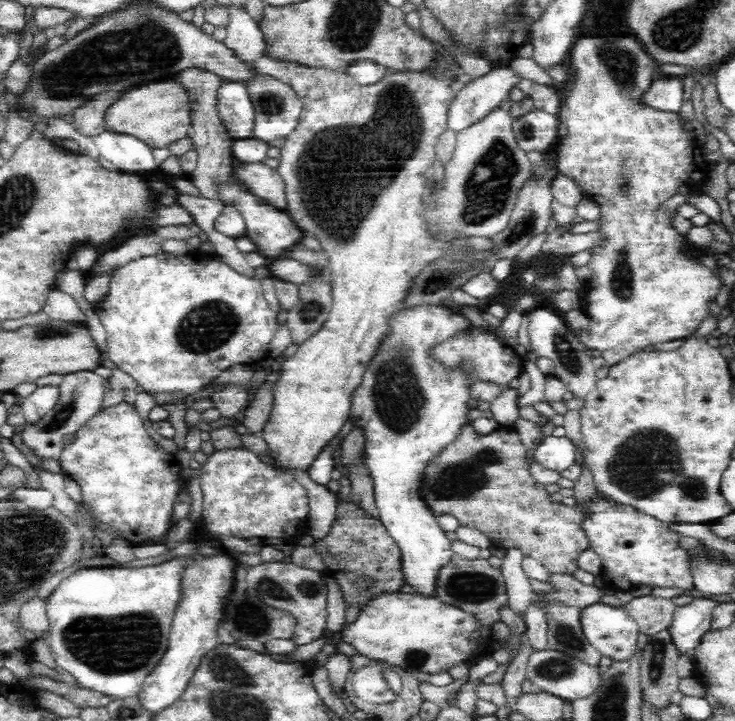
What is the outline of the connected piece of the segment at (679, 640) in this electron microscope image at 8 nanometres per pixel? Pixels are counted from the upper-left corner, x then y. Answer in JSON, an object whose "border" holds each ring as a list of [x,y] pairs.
{"border":[[[694,598],[692,602],[675,608],[672,624],[667,631],[679,656],[690,654],[710,629],[711,612],[715,604],[708,599]]]}

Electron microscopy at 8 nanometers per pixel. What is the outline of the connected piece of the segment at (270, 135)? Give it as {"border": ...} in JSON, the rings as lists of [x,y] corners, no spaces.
{"border":[[[250,73],[243,78],[242,83],[248,91],[254,109],[254,138],[270,142],[280,136],[285,137],[294,130],[300,118],[303,104],[291,84],[278,80],[275,76],[260,73]]]}

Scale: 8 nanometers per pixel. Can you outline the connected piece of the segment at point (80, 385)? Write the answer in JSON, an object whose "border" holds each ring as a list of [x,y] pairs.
{"border":[[[81,371],[64,375],[63,382],[60,384],[60,394],[62,399],[60,403],[44,414],[36,422],[24,422],[15,427],[16,434],[20,436],[24,449],[30,450],[34,456],[39,456],[44,460],[61,459],[64,448],[63,440],[68,434],[78,433],[83,426],[100,411],[100,404],[104,398],[103,379],[96,375],[94,371]]]}

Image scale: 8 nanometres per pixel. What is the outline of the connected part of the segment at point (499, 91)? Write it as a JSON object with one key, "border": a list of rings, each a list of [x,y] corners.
{"border":[[[507,65],[492,68],[468,84],[459,86],[448,105],[447,126],[456,132],[474,124],[506,99],[507,92],[518,79]]]}

